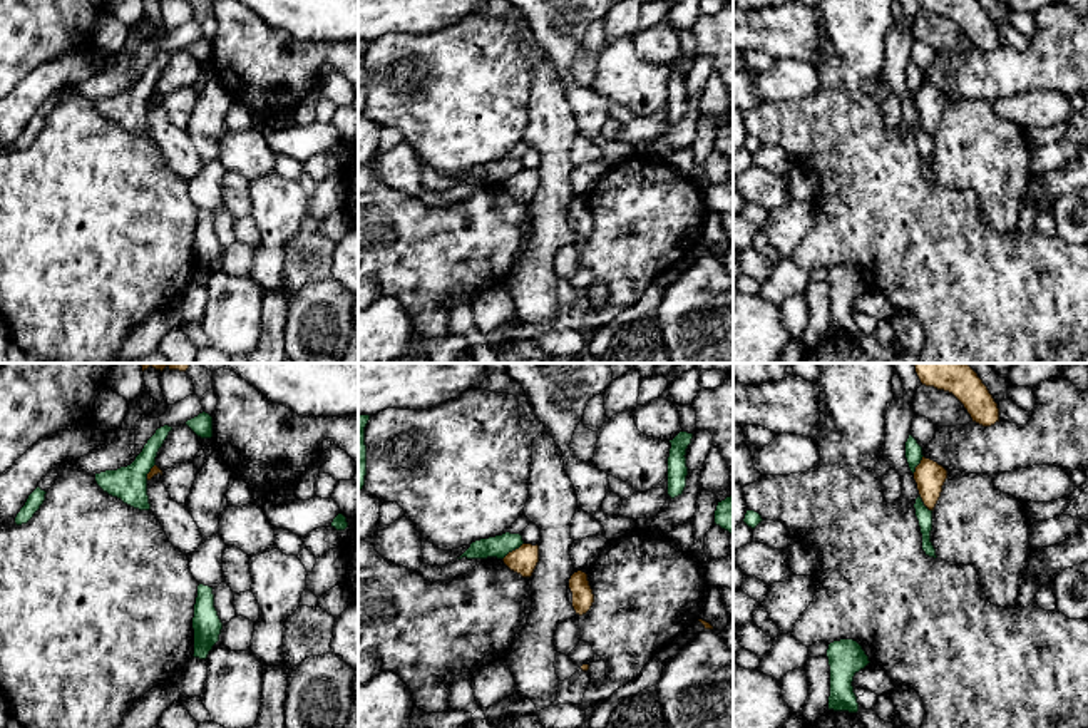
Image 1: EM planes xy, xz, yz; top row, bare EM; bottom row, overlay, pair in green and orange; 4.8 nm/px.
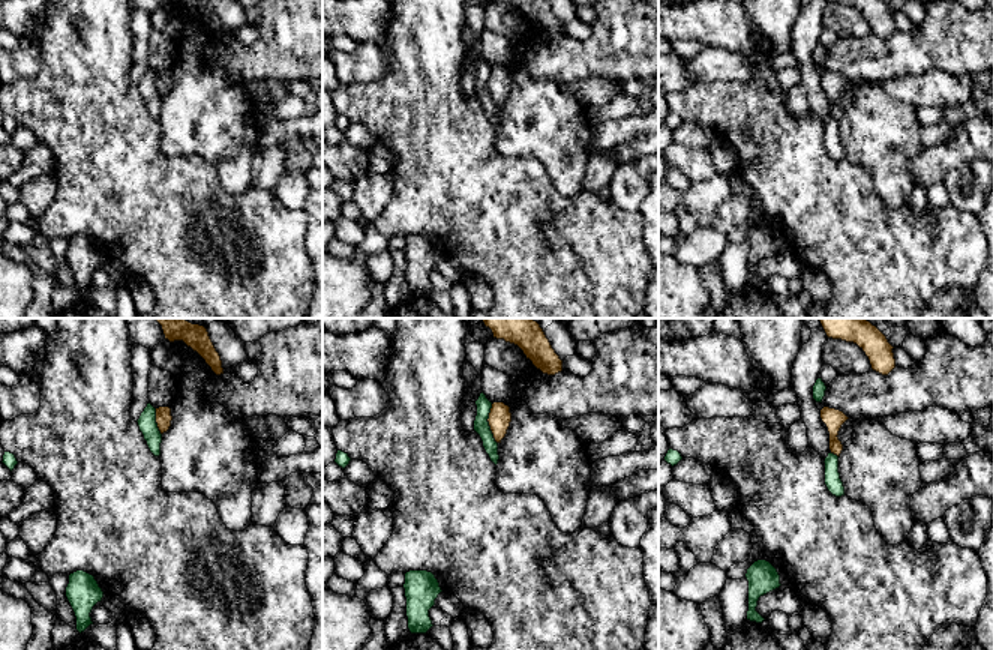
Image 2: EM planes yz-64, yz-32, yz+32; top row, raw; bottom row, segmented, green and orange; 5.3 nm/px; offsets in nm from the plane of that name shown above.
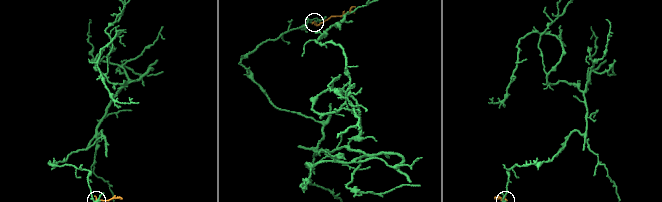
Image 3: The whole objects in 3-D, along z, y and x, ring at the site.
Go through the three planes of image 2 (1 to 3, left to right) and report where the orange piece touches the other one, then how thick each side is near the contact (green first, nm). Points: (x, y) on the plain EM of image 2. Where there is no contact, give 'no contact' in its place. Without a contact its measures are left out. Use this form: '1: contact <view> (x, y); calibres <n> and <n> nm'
1: contact yz-64 (155, 86); calibres 100 and 90 nm
2: contact yz-32 (488, 87); calibres 80 and 120 nm
3: contact yz+32 (833, 117); calibres 90 and 100 nm

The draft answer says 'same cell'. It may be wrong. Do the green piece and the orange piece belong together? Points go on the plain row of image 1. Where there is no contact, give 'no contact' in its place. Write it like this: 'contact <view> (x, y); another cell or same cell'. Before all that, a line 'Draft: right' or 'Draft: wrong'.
Draft: wrong
contact xz (513, 174); another cell

